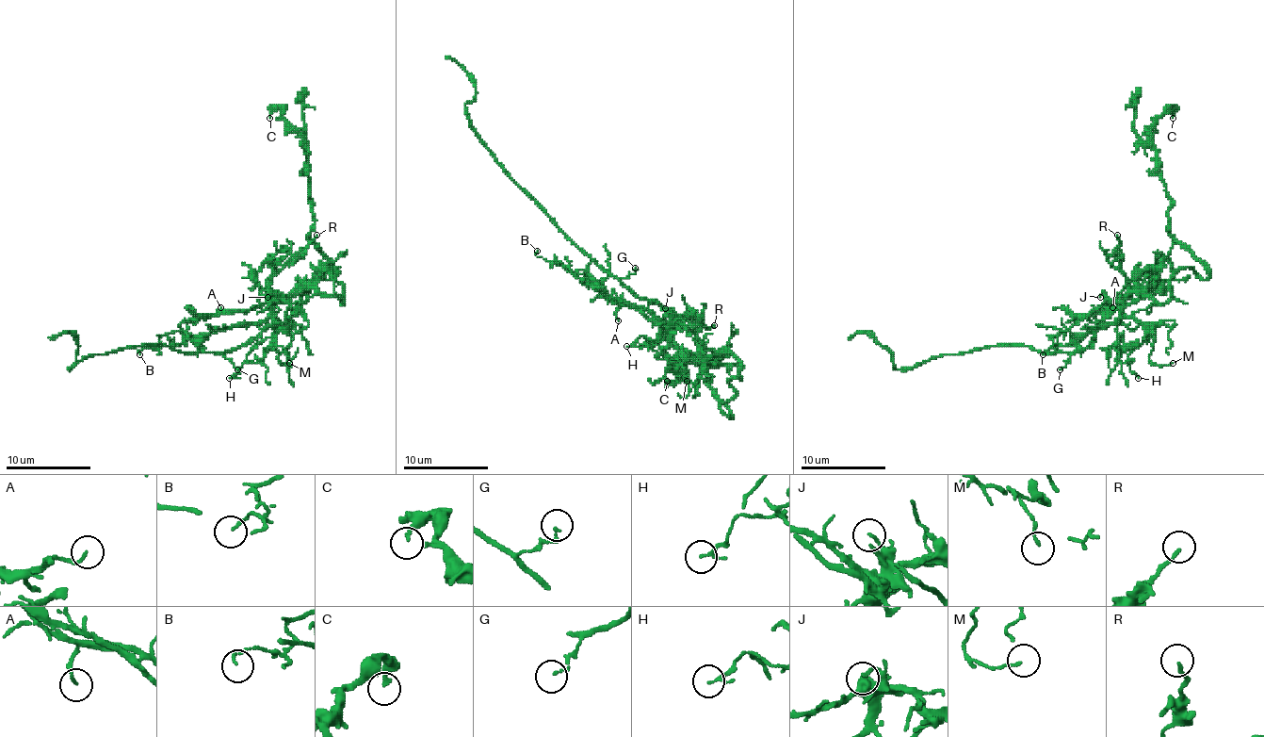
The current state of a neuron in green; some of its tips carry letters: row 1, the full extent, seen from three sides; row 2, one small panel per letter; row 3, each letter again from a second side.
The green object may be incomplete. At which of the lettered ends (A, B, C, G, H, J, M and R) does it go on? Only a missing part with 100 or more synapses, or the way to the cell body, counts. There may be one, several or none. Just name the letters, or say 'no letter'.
no letter

